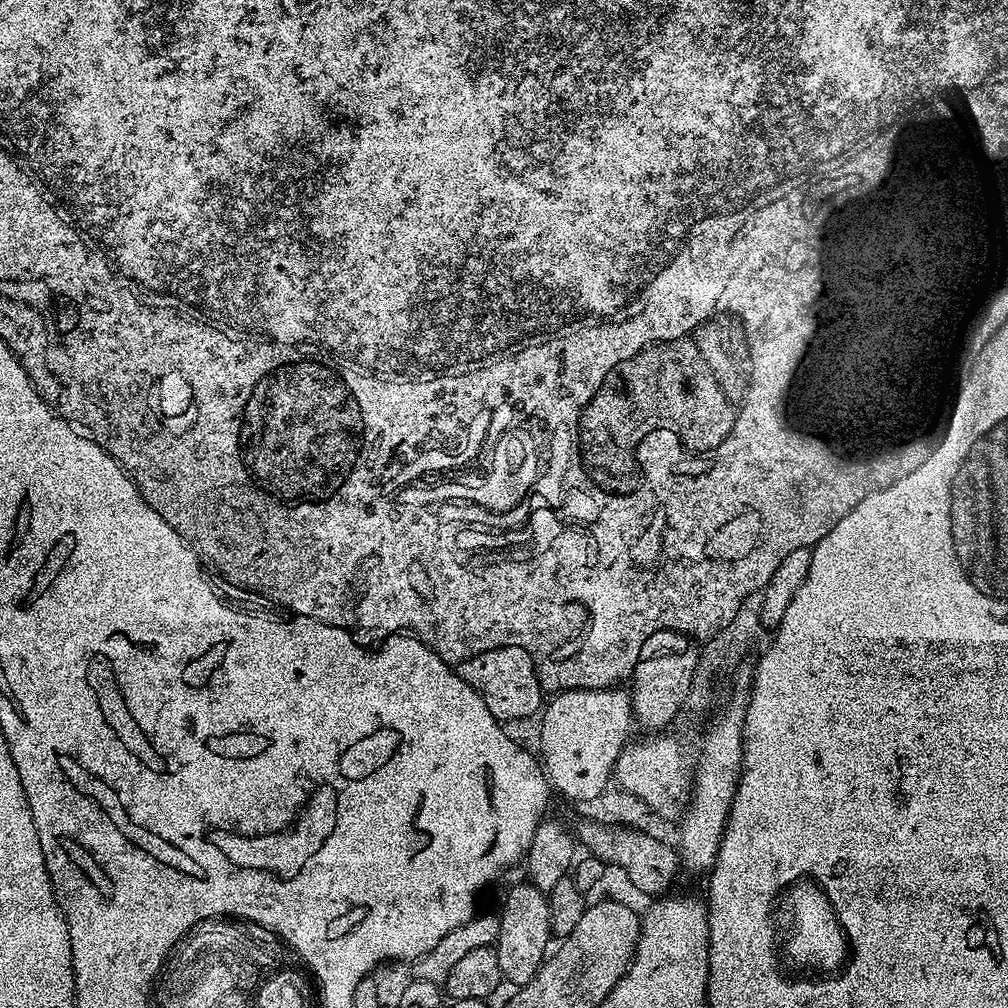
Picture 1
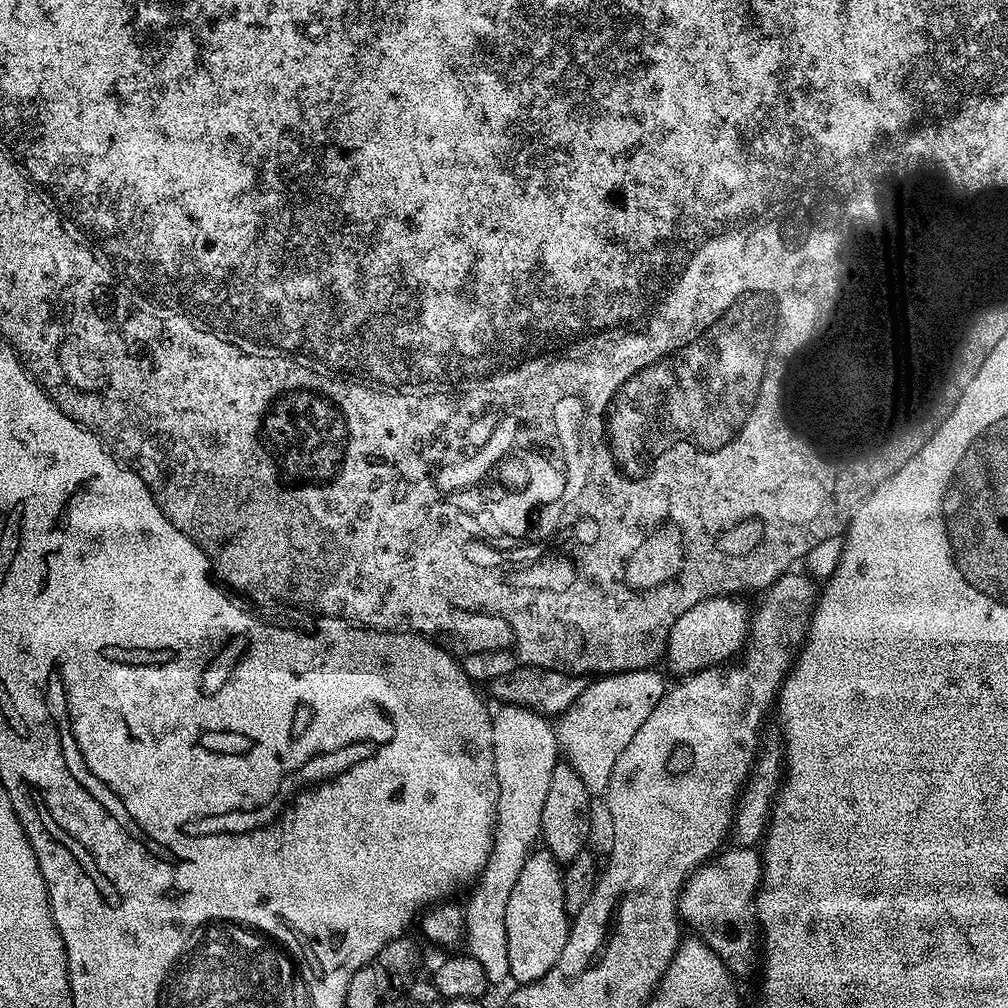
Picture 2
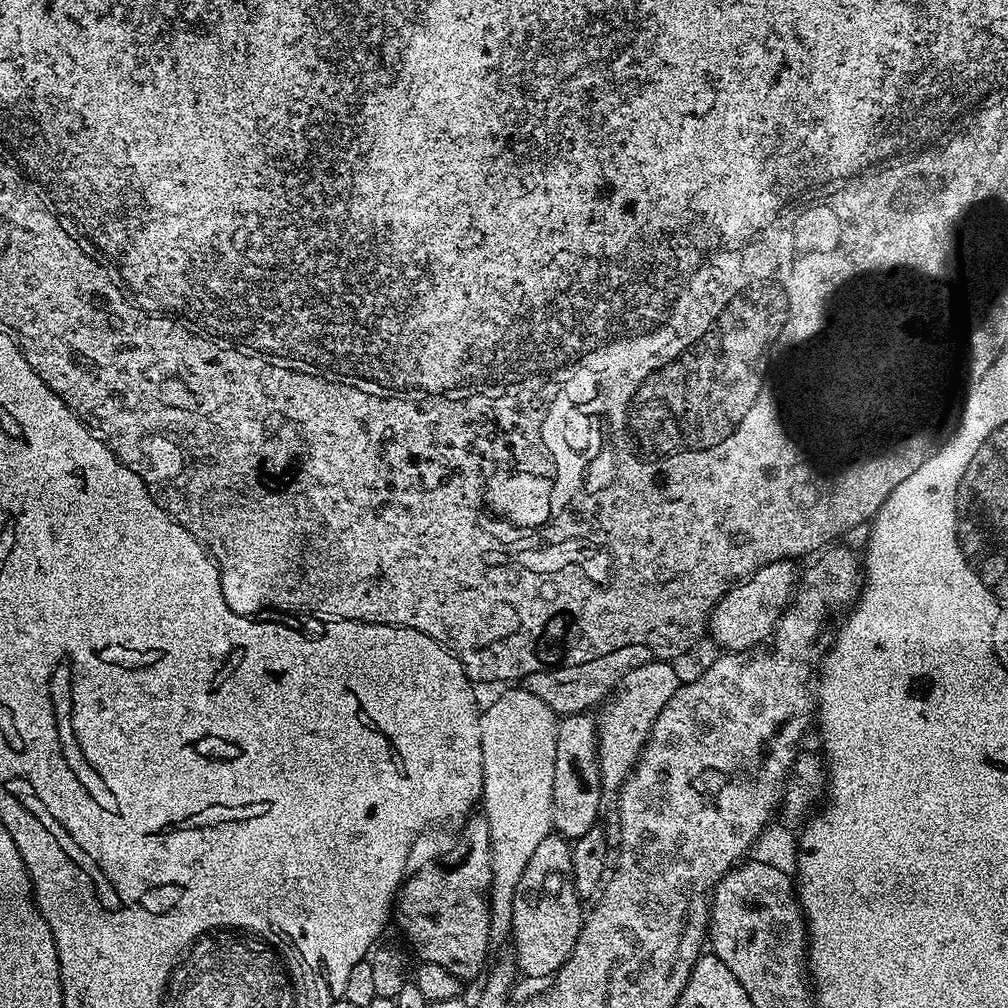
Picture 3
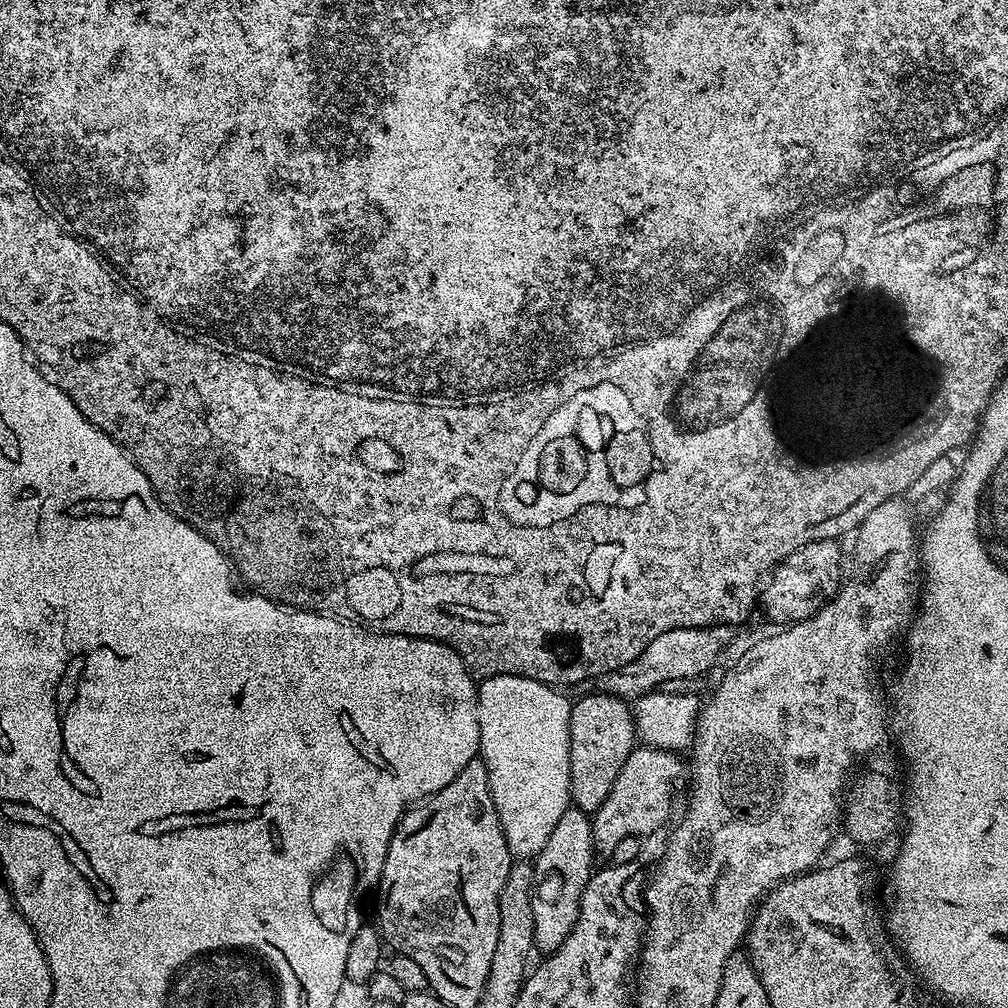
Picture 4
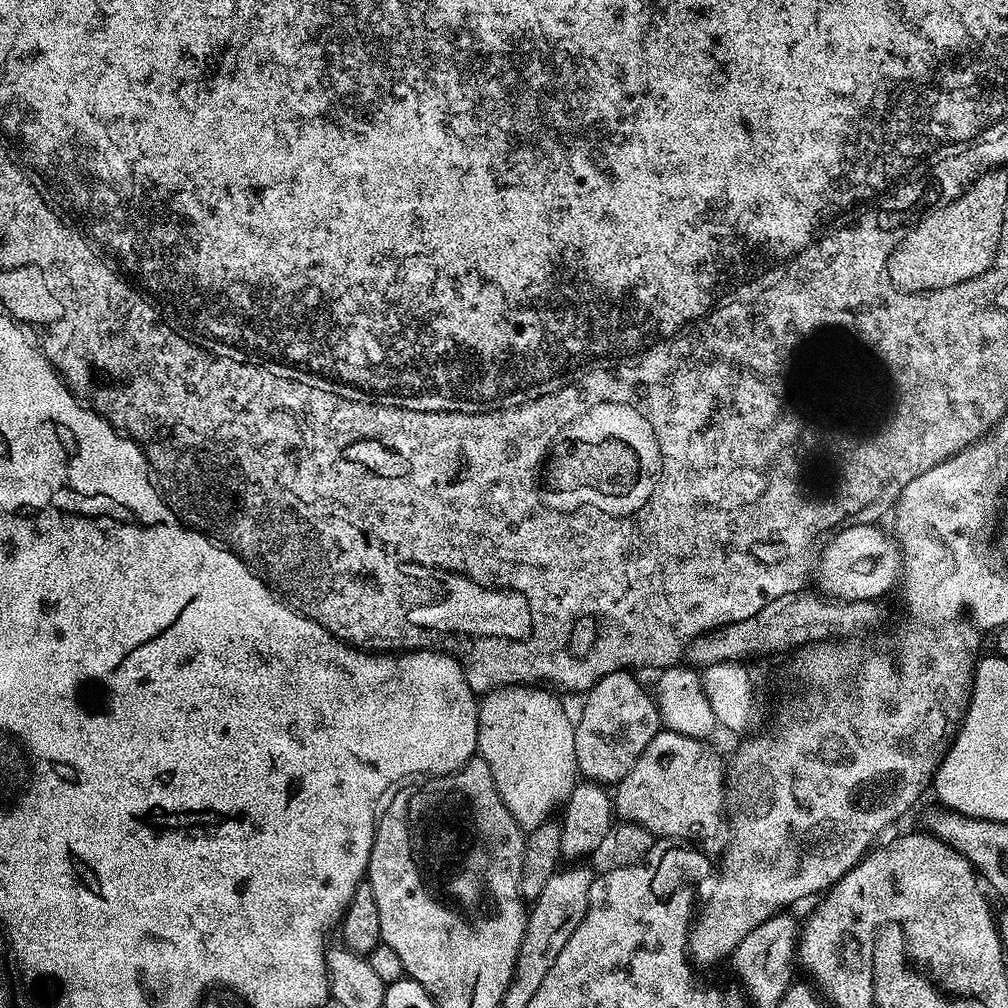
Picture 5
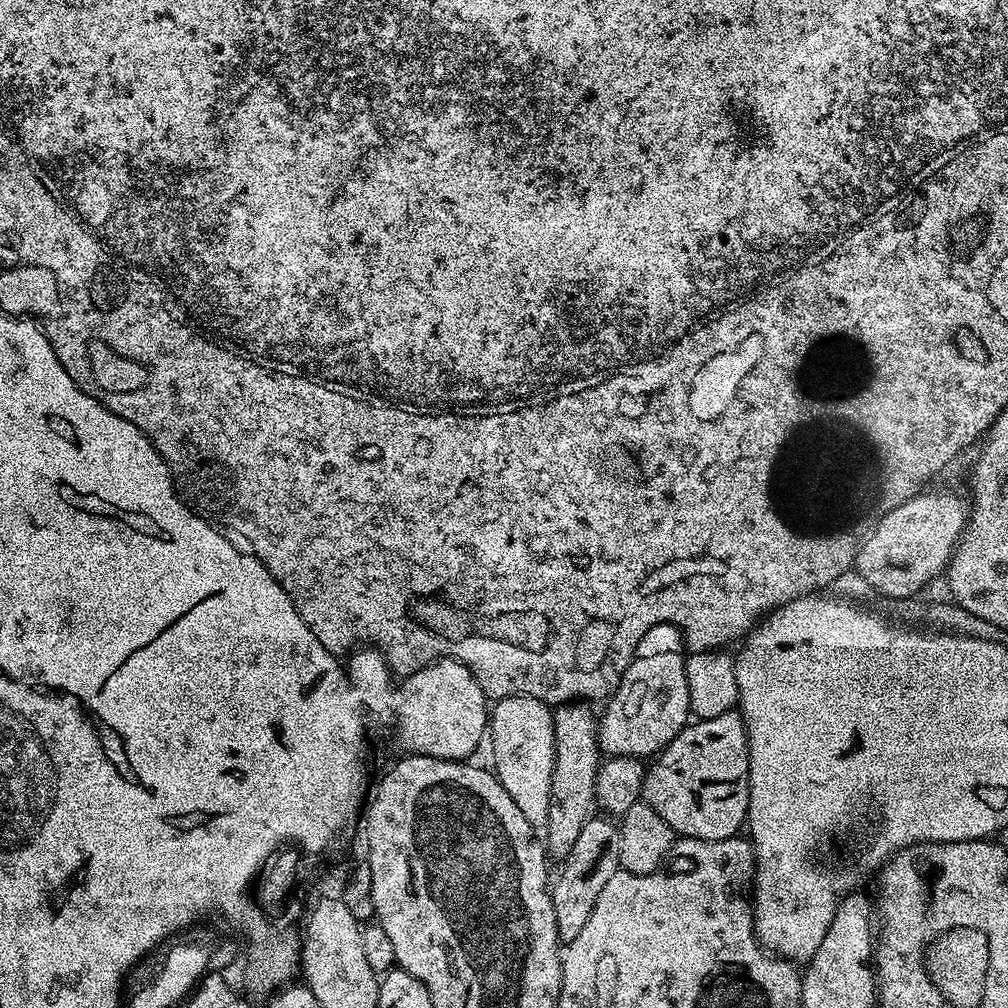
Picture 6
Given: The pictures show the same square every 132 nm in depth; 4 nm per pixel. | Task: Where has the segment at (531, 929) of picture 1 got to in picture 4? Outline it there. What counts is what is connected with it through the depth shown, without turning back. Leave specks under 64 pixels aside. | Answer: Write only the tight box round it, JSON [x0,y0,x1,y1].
[532,806,594,954]

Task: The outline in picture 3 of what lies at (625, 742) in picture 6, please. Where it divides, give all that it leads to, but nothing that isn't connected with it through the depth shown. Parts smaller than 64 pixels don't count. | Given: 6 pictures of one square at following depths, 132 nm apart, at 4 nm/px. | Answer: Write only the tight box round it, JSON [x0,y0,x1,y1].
[552,715,600,840]

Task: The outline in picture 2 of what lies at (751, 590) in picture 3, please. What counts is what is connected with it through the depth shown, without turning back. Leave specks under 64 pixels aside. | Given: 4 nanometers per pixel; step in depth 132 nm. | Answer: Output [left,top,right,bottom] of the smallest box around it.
[666,596,750,678]

